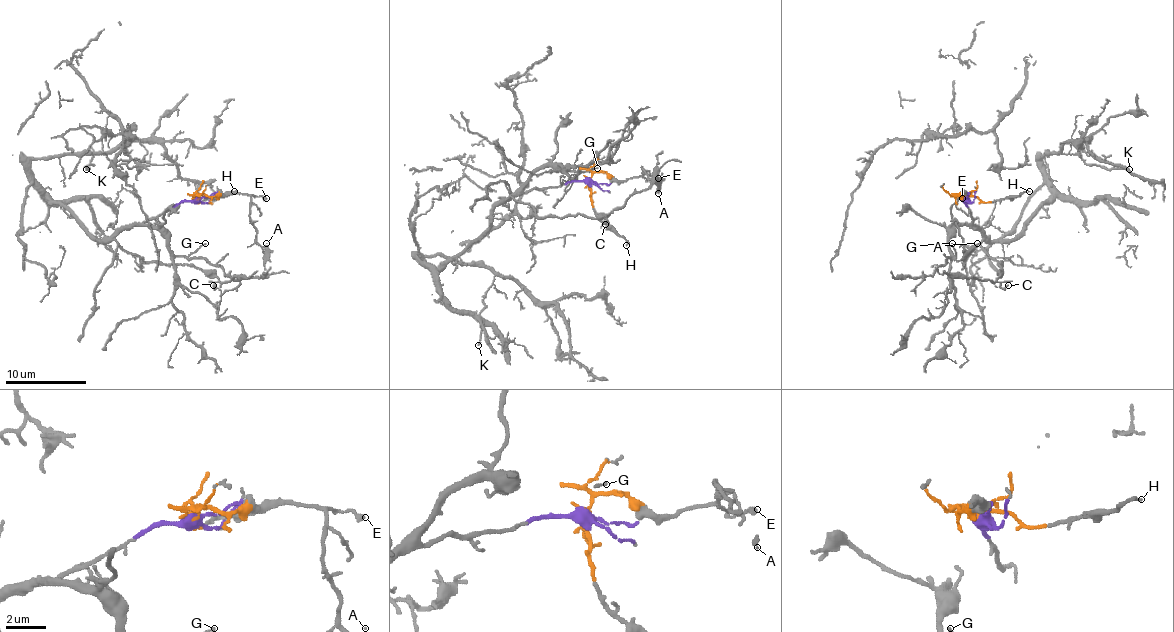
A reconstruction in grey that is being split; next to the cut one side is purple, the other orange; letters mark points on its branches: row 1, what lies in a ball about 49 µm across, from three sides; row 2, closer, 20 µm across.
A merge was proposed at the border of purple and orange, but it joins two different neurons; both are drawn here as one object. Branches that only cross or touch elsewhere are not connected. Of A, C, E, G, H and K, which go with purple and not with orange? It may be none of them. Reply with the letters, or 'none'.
C, G, K

